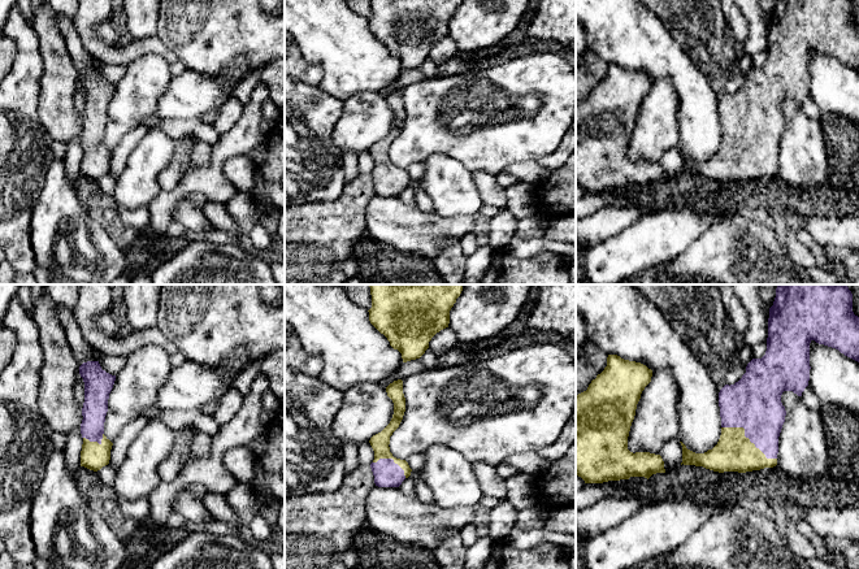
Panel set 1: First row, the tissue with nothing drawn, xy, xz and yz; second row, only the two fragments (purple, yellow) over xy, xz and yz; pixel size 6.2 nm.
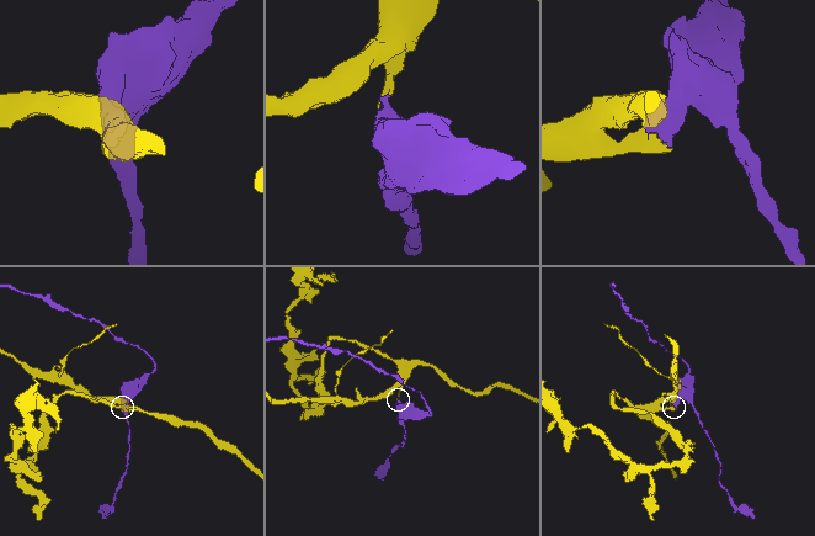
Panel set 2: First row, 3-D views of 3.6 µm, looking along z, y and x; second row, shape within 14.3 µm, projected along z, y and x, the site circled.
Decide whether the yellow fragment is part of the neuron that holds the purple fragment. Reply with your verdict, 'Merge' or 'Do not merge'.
Merge

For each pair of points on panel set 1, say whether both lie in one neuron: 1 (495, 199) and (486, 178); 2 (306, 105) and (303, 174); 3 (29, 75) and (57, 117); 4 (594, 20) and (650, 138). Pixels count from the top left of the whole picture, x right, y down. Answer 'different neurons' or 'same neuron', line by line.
1: same neuron
2: same neuron
3: different neurons
4: different neurons

